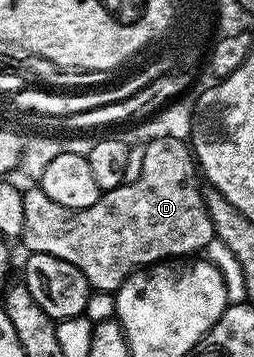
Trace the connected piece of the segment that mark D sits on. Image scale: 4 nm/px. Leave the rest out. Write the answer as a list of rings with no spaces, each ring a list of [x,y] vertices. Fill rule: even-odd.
[[[156,138],[148,141],[141,152],[142,164],[140,160],[138,179],[130,183],[124,182],[111,192],[101,193],[96,203],[87,208],[60,206],[60,202],[52,202],[52,198],[44,194],[41,186],[25,189],[22,192],[24,230],[20,237],[20,244],[26,247],[25,251],[64,258],[64,262],[72,262],[72,266],[81,269],[95,293],[114,294],[133,272],[143,266],[174,258],[170,256],[190,256],[201,248],[202,251],[209,249],[210,243],[216,239],[214,223],[206,208],[203,189],[198,189],[199,177],[196,175],[196,164],[192,159],[189,143],[180,138]],[[126,224],[130,224],[130,240],[126,240]]]

